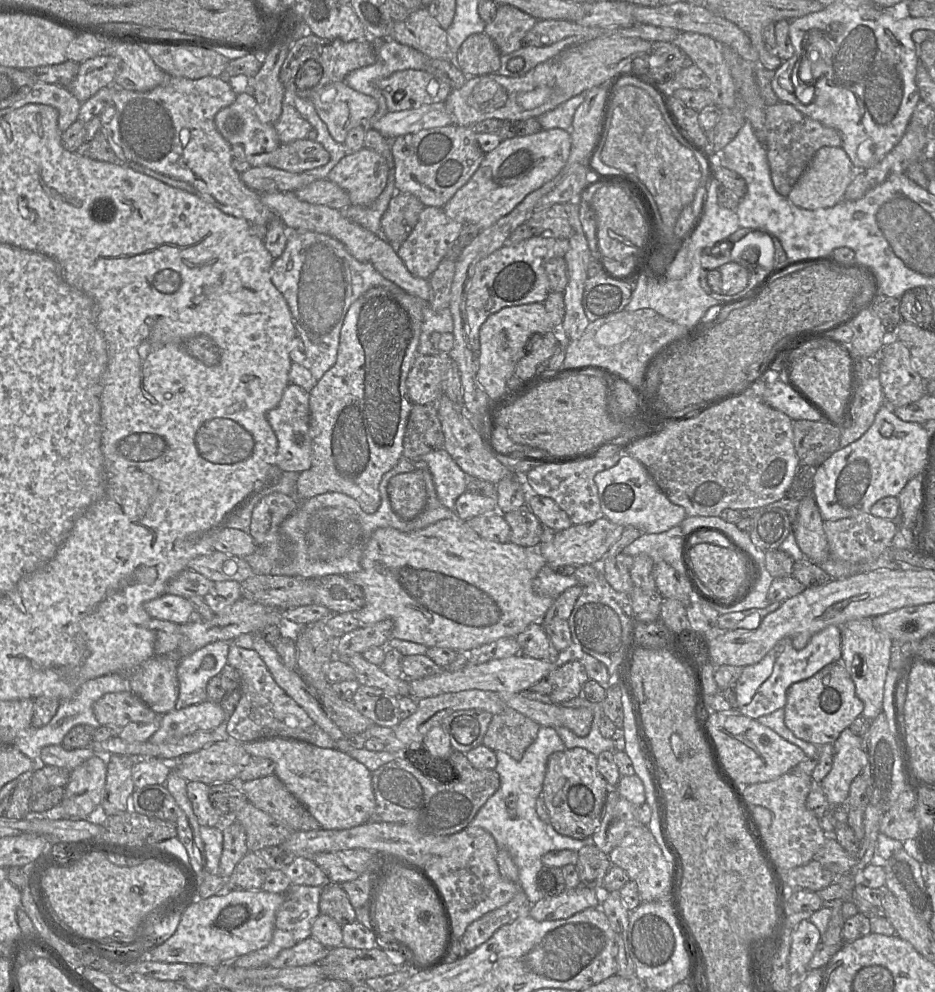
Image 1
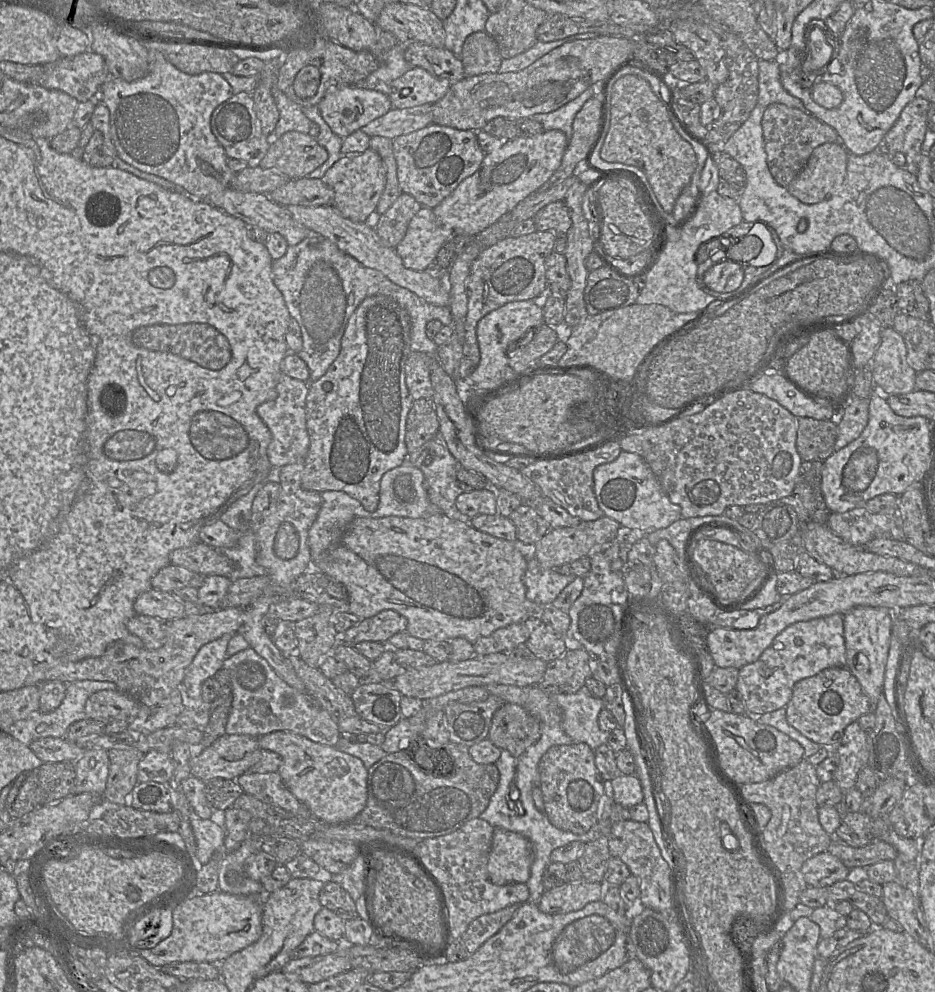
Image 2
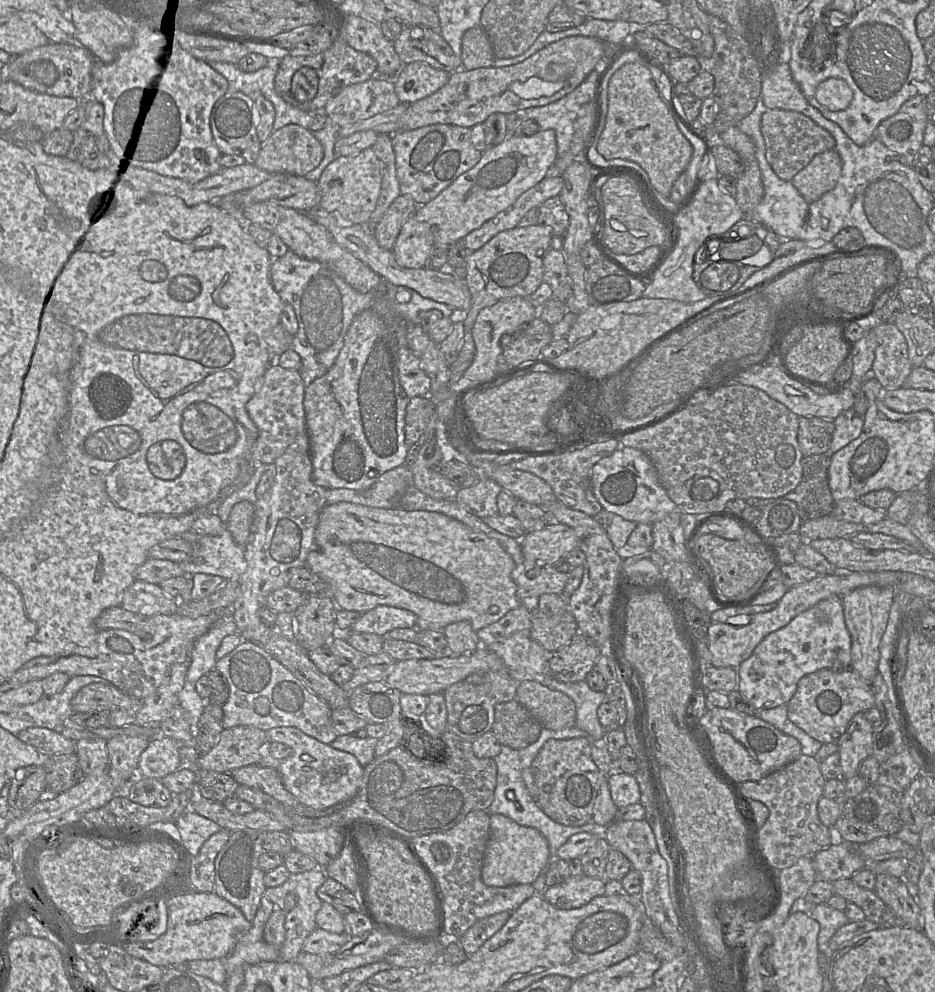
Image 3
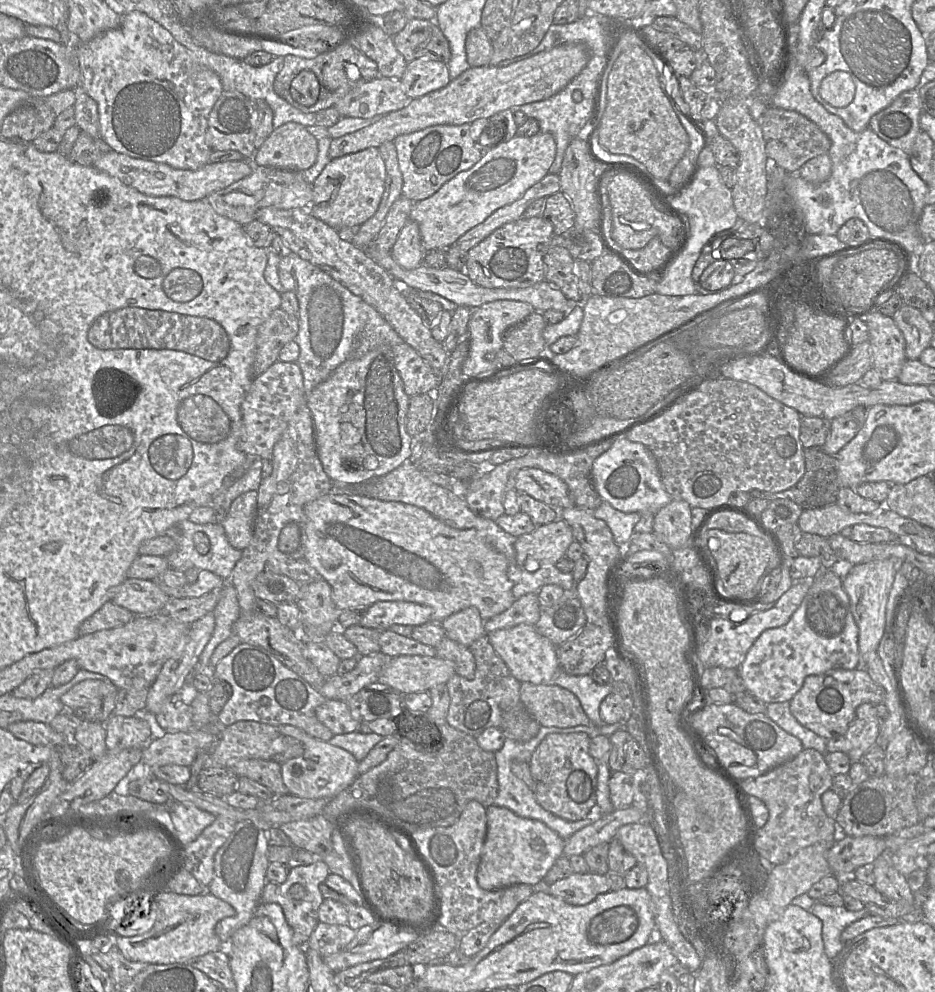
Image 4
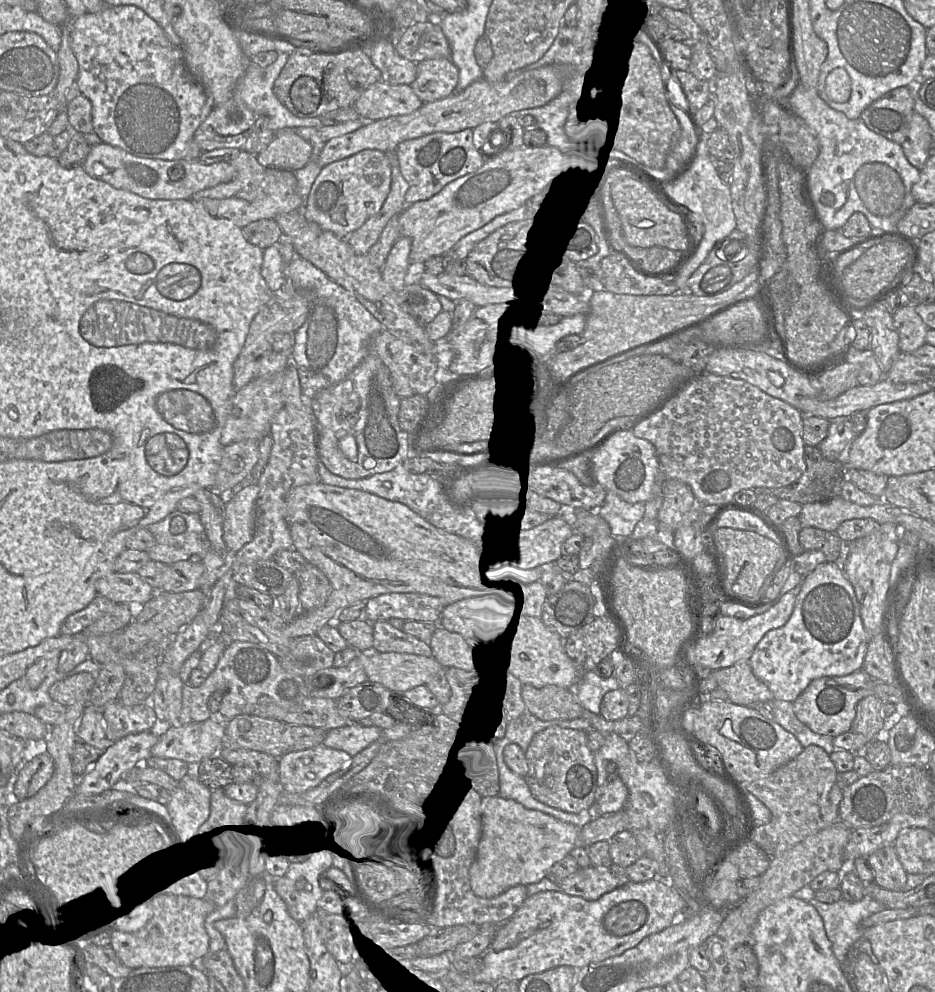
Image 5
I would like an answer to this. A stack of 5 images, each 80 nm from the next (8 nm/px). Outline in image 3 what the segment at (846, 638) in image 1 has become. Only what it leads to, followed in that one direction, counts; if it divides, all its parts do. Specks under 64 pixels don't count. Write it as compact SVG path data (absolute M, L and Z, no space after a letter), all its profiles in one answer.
M876 586L857 588L842 597L844 620L851 637L851 669L869 684L872 684L878 673L880 643L886 631L894 597L892 587Z

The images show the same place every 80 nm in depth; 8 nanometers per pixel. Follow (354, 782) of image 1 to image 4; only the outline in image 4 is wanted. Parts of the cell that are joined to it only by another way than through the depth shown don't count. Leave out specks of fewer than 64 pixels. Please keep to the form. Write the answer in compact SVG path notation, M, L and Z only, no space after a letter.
M280 725L277 729L282 736L293 737L303 746L301 756L280 765L282 781L289 794L305 799L331 799L349 787L358 777L358 762L348 751L313 738L295 726Z

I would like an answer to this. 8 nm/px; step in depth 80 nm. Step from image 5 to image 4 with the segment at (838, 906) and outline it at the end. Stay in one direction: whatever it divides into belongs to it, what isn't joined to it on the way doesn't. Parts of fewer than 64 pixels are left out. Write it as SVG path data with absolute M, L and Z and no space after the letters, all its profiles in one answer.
M815 902L810 912L822 921L822 939L827 957L834 959L844 948L841 934L850 924L870 915L867 909L848 911Z

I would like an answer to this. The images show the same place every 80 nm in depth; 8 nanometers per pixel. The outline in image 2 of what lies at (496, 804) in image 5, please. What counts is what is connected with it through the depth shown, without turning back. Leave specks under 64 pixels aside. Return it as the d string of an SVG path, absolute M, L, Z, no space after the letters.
M494 828L487 864L488 876L493 884L526 884L532 861L532 847L525 837L516 832Z

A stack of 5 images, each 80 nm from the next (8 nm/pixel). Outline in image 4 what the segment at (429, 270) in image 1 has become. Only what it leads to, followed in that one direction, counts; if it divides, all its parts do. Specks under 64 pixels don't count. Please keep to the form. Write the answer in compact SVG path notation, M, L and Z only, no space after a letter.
M408 220L403 226L390 253L396 263L405 269L413 269L423 263L426 251L415 221Z

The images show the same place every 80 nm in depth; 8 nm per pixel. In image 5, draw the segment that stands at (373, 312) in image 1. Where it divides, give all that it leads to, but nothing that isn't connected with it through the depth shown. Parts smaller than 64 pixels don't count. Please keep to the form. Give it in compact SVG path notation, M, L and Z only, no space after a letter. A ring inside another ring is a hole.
M370 352L362 362L343 380L319 391L311 401L316 424L316 445L320 461L334 474L347 479L365 478L376 473L390 471L405 462L411 455L410 433L399 424L399 408L401 398L396 394L388 367L375 353ZM345 436L355 438L358 455L355 459L348 458L342 451L342 439ZM372 457L376 461L373 468L366 469L363 462Z

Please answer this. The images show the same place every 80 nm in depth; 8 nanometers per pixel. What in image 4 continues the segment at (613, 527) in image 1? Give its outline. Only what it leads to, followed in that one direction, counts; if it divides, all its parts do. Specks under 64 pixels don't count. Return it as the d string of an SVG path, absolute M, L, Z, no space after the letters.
M558 518L516 538L516 562L528 571L542 565L555 565L565 556L574 540L571 527L562 518Z

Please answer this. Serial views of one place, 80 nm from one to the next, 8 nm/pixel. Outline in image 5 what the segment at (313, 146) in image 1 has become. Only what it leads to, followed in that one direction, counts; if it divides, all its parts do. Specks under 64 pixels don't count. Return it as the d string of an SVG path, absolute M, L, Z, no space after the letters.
M282 128L274 132L268 146L256 155L265 167L296 171L311 160L312 145L296 134L292 128Z

